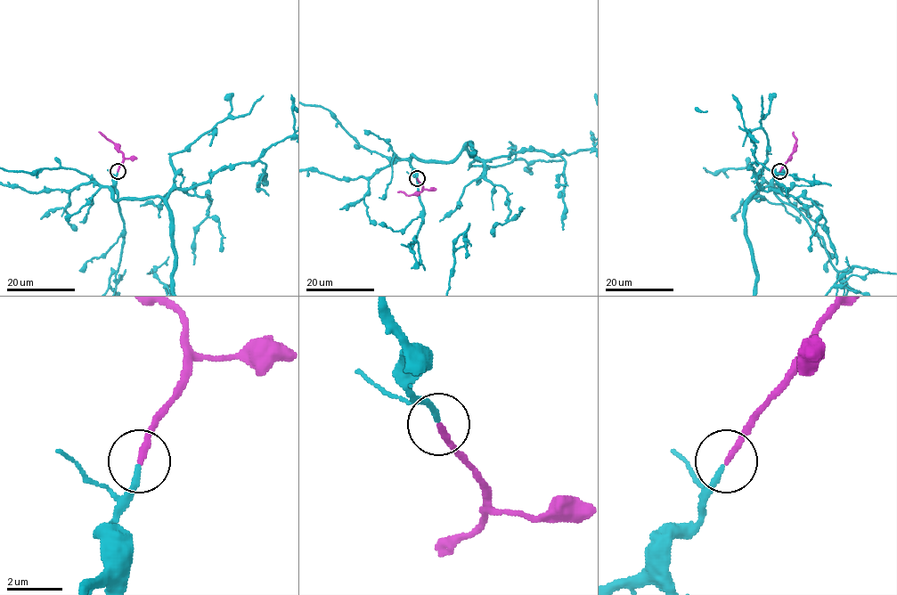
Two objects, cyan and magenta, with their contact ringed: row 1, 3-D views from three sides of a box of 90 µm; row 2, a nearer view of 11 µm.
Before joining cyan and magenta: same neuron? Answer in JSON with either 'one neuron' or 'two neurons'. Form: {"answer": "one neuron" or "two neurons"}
{"answer": "one neuron"}

